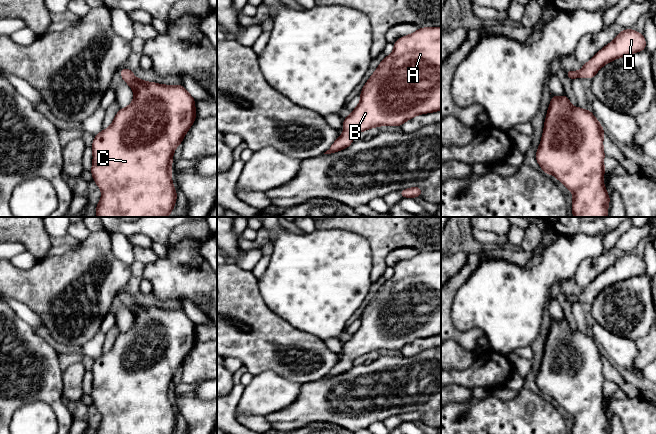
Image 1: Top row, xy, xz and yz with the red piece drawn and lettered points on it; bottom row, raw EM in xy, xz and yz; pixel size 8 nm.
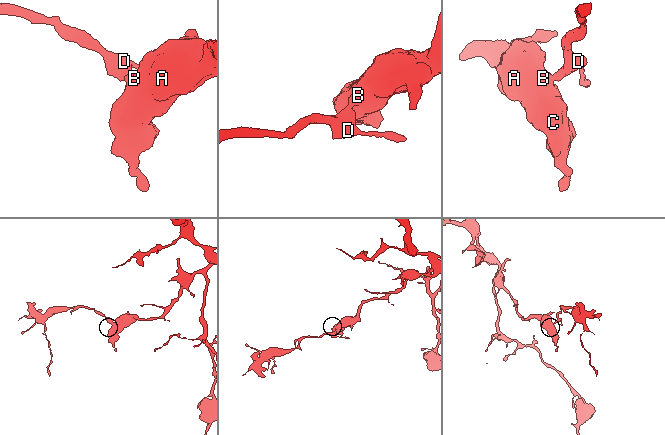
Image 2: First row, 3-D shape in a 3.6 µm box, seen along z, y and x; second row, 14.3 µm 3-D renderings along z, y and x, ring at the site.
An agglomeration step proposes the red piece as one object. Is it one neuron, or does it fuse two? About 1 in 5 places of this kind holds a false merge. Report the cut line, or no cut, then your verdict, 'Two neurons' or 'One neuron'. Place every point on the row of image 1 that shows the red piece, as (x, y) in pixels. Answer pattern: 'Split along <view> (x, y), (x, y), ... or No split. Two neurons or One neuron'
No split. One neuron

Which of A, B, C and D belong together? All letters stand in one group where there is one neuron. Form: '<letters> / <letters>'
A B C D

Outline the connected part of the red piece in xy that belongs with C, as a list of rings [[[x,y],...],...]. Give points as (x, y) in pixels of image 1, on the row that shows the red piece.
[[[127,67],[118,72],[133,89],[134,98],[128,107],[117,112],[109,128],[95,135],[91,146],[93,165],[90,171],[93,180],[102,190],[102,197],[96,206],[96,217],[167,217],[171,214],[177,198],[171,177],[173,153],[197,118],[195,99],[183,84],[171,86],[144,82],[137,79]]]

